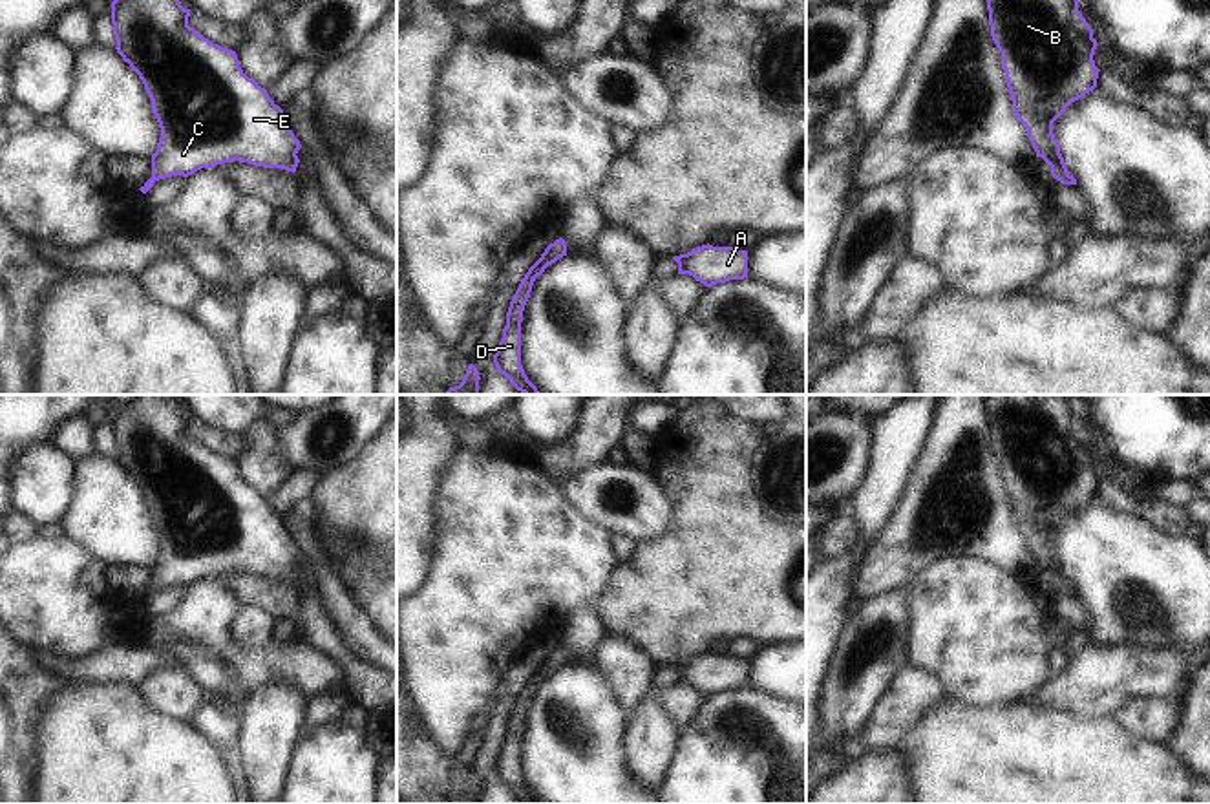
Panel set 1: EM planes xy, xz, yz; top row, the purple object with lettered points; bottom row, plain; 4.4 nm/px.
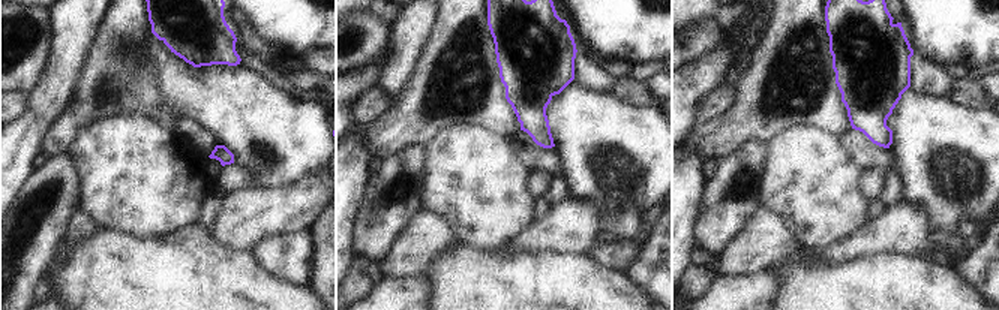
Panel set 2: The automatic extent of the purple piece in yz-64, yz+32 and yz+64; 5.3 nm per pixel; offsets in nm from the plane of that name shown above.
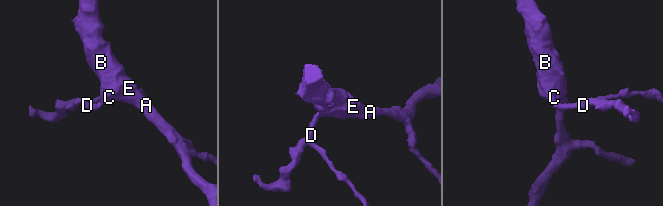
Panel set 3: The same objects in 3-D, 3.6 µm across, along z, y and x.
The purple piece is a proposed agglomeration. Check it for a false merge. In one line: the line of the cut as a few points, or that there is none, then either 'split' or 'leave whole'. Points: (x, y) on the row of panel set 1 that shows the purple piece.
no cut | leave whole

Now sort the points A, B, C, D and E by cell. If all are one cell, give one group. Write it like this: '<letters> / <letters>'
A B C D E

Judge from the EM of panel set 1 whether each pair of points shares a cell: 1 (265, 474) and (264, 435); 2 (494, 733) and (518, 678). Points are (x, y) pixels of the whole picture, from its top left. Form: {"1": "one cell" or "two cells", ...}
{"1": "one cell", "2": "one cell"}

